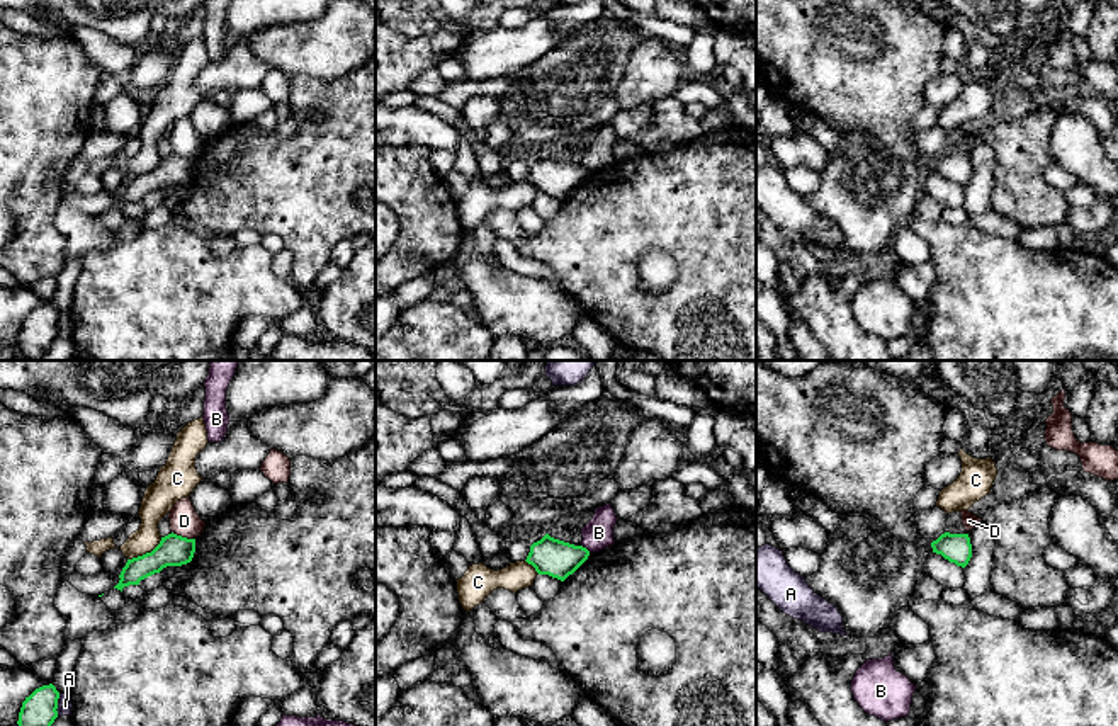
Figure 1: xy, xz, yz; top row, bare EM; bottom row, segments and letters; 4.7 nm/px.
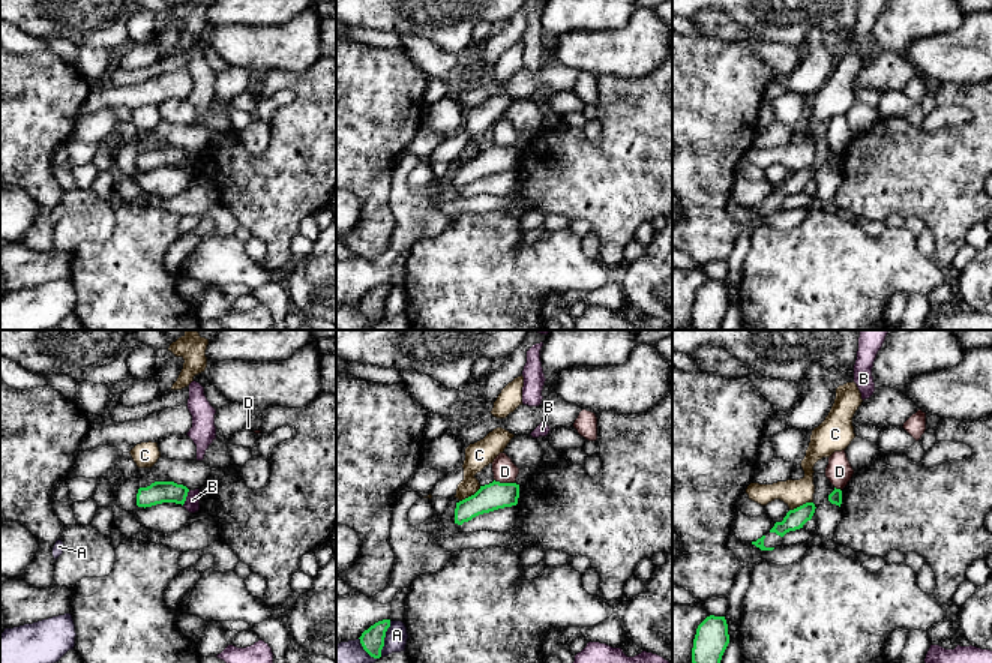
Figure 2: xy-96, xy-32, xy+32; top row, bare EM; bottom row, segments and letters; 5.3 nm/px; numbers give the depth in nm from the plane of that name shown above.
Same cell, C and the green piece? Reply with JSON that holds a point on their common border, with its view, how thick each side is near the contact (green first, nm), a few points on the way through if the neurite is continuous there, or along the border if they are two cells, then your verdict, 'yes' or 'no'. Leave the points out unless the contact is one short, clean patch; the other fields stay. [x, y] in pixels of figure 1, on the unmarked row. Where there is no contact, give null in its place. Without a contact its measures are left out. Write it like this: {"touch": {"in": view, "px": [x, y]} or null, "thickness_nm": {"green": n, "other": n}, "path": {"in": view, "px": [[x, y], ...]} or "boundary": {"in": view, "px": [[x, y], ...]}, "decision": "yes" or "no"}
{"touch": {"in": "xy", "px": [146, 172]}, "thickness_nm": {"green": 150, "other": 140}, "boundary": {"in": "xy", "px": [[162, 157], [150, 170], [128, 179]]}, "decision": "no"}

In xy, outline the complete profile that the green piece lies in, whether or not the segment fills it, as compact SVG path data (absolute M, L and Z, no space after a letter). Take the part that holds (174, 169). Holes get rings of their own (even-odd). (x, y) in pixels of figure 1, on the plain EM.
M177 153L161 156L160 163L143 175L127 179L114 206L122 211L124 206L139 204L141 199L160 192L167 185L182 185L192 180L195 172L195 158Z

